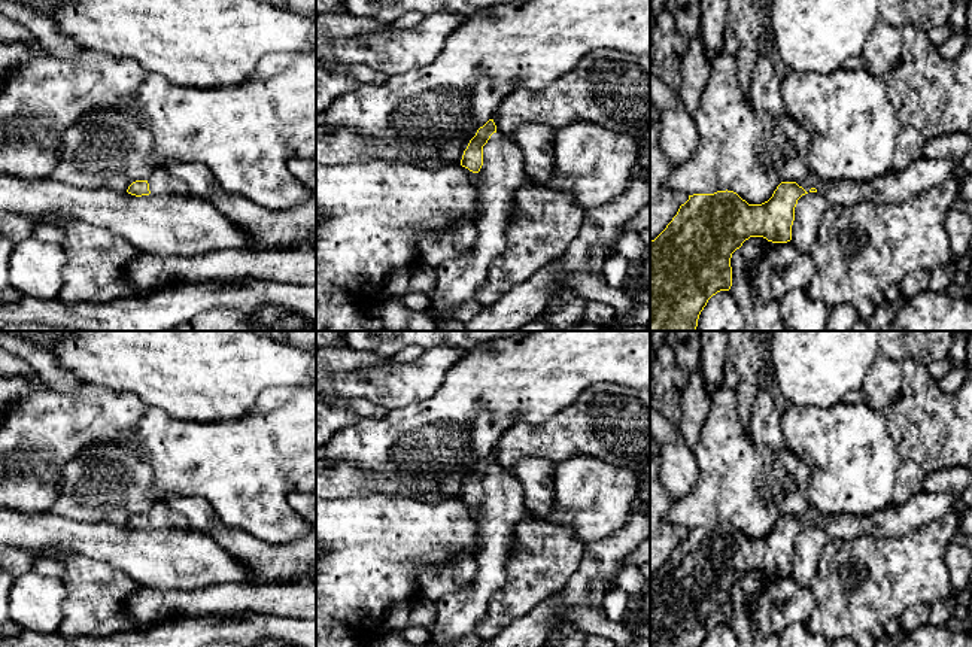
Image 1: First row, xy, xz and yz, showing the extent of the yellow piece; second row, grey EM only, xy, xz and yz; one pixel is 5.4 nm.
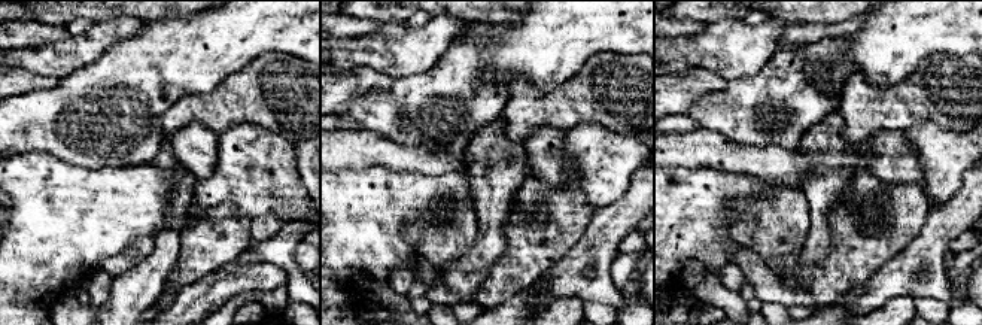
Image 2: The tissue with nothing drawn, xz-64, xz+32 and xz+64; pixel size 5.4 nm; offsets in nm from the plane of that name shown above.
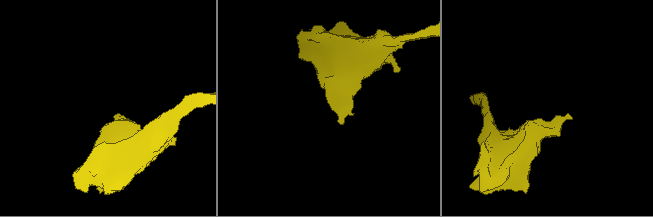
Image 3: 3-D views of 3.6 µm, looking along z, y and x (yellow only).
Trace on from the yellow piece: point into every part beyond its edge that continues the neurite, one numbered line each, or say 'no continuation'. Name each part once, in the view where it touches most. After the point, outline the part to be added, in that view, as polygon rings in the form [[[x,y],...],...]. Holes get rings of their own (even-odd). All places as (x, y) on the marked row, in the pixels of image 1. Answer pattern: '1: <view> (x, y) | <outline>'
1: xz (501, 175) | [[[493,133],[483,146],[483,165],[473,177],[479,195],[474,246],[464,256],[444,264],[437,273],[438,295],[431,300],[431,307],[441,321],[456,321],[455,307],[476,301],[489,267],[504,253],[513,198],[525,179],[519,146]]]

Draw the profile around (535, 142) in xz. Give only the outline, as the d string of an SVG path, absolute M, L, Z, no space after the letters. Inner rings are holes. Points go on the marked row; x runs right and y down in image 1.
M525 125L507 137L520 149L526 177L547 182L555 173L556 130L546 125Z

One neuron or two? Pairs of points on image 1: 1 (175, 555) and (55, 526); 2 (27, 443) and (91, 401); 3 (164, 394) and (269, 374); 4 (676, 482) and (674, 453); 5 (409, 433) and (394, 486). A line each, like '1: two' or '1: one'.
1: one
2: one
3: one
4: one
5: two

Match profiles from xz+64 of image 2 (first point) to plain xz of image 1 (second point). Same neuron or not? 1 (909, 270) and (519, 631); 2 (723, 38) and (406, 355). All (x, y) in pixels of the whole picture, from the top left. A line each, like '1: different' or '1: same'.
1: different
2: different

